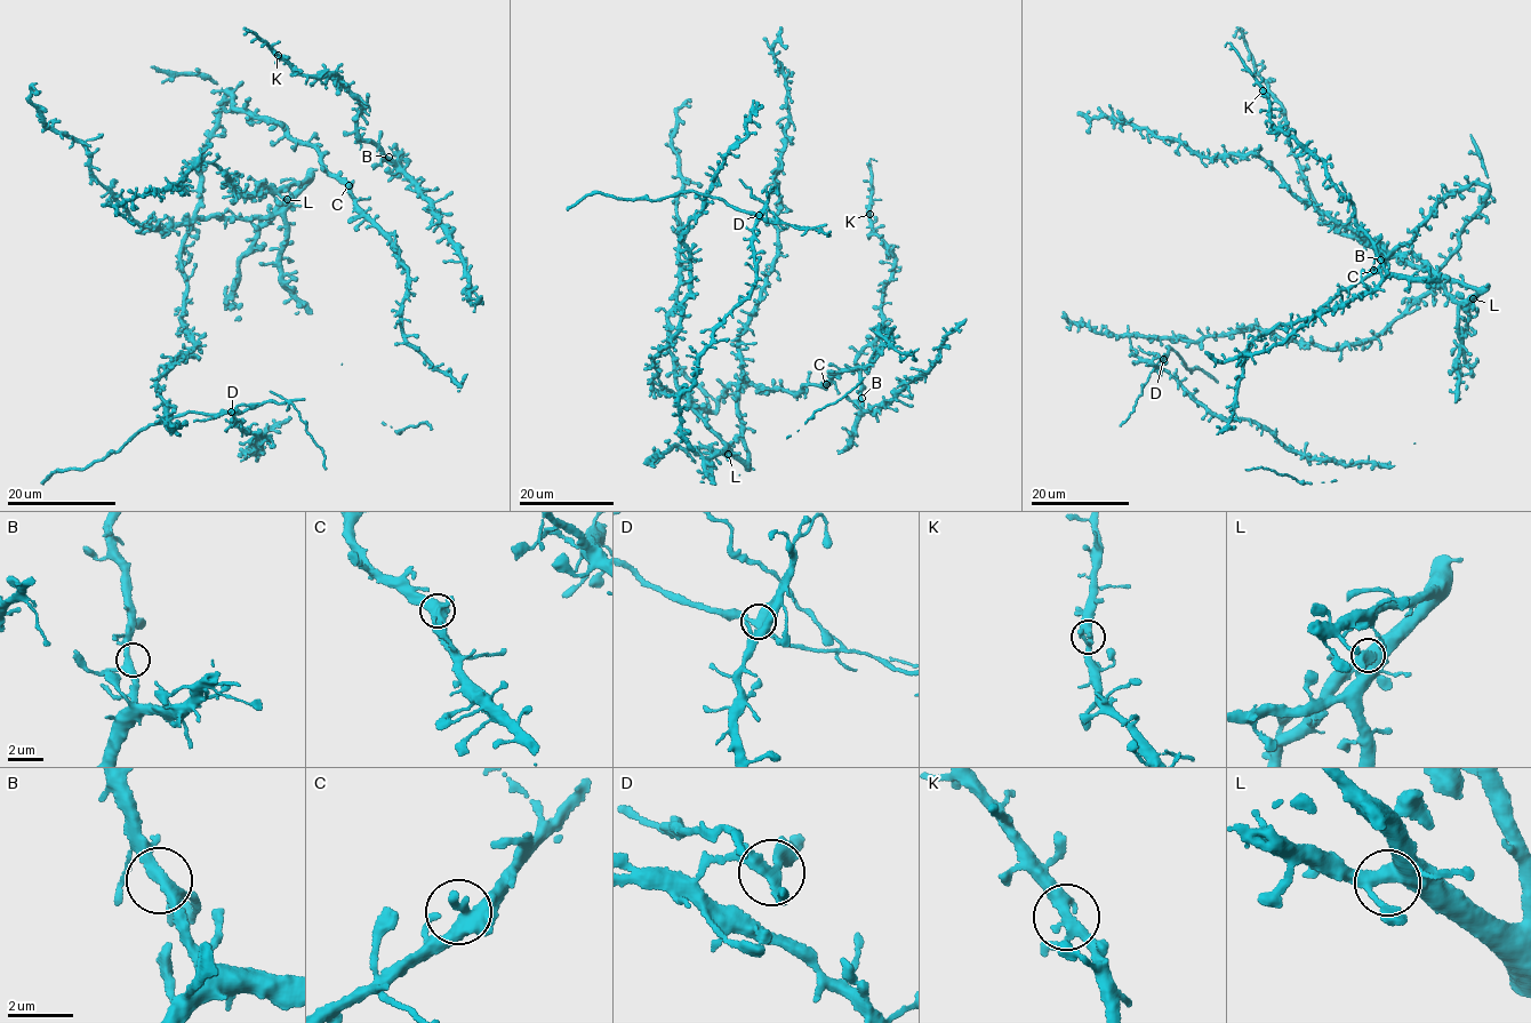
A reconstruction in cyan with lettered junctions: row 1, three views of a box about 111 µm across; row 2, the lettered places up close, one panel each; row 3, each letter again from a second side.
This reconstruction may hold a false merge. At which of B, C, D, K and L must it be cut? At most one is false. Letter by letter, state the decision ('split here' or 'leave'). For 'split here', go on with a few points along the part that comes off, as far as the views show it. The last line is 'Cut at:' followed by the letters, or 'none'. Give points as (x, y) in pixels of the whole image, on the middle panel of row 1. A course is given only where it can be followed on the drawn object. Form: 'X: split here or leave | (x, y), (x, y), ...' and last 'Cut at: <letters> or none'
B: leave
C: leave
D: split here | (759, 215), (690, 191), (652, 201), (593, 191), (567, 210)
K: leave
L: leave
Cut at: D

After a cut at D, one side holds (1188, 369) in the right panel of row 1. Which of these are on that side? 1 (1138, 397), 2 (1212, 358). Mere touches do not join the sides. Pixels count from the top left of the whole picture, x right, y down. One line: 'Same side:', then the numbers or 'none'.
Same side: 1

